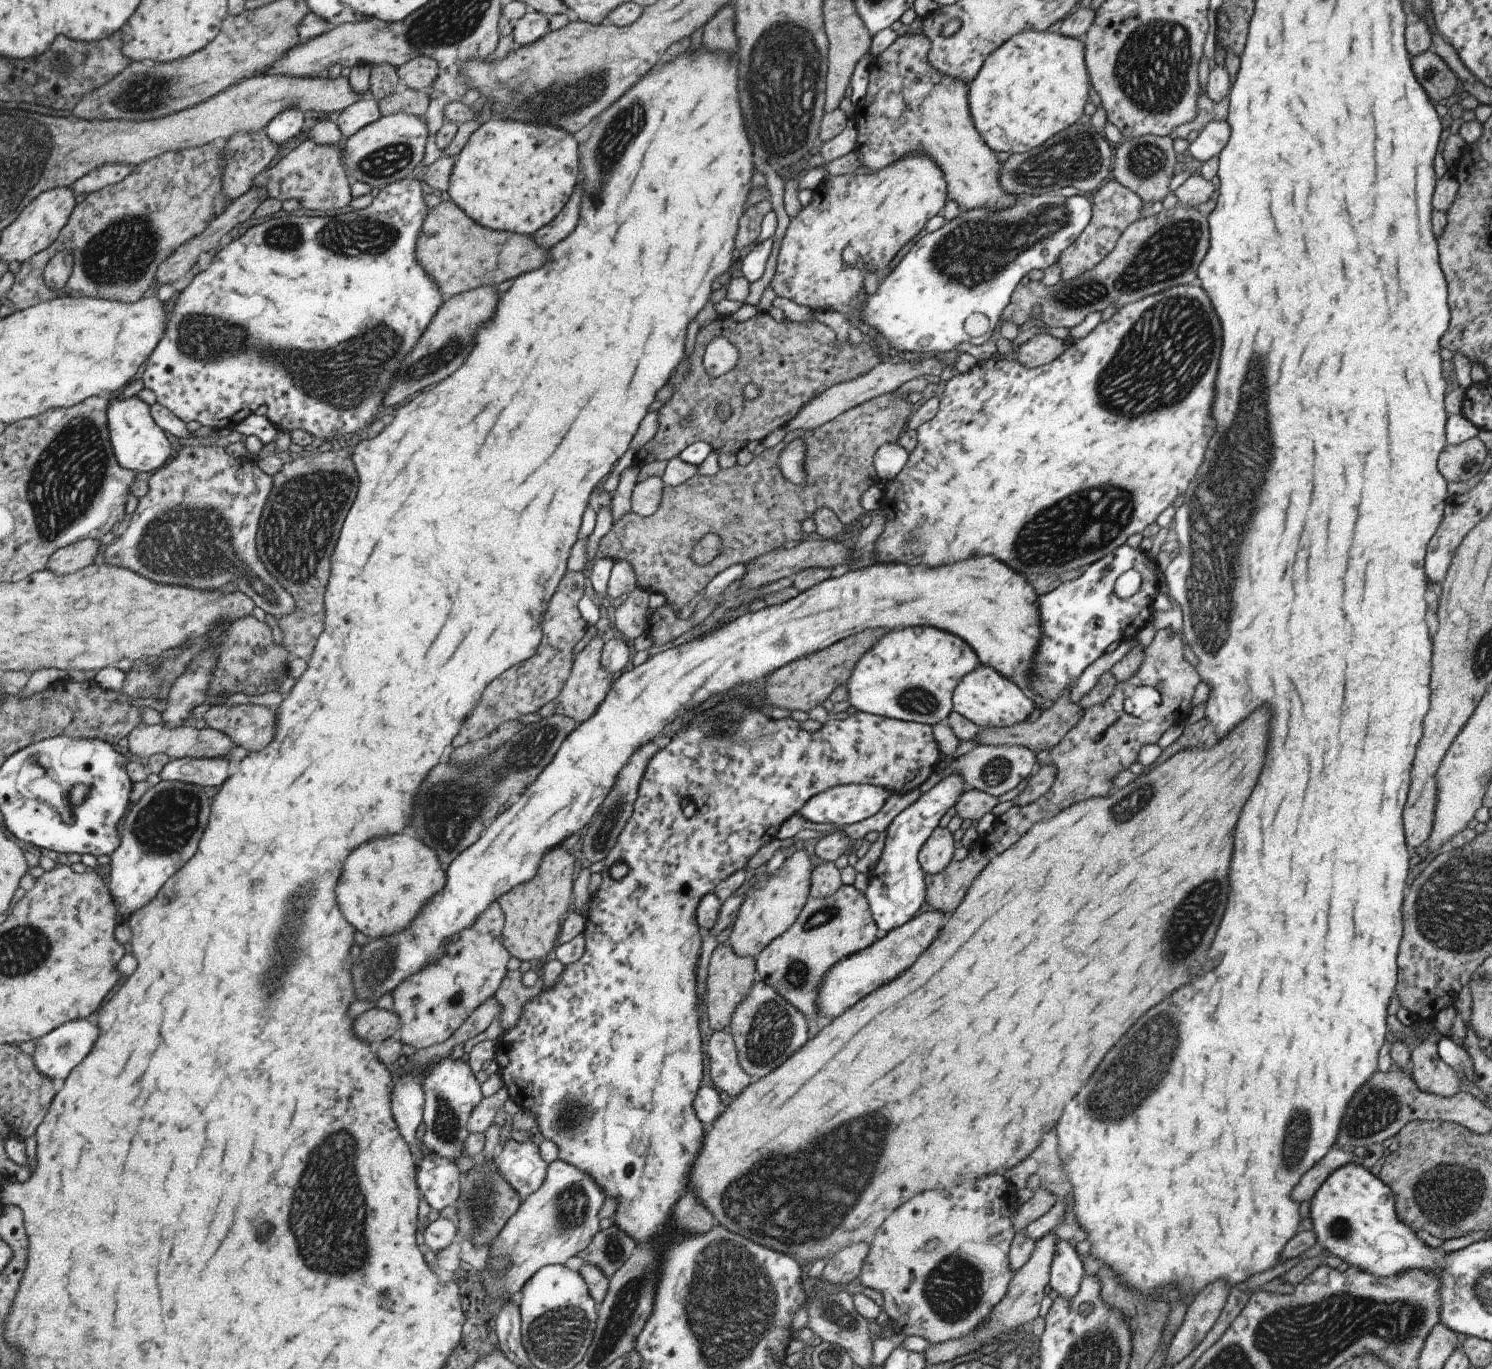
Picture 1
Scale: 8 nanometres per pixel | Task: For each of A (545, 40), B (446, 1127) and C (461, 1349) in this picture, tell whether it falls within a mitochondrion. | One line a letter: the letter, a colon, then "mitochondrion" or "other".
A: other
B: mitochondrion
C: other

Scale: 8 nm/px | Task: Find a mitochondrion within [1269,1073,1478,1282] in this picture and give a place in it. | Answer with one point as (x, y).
(1376, 1109)

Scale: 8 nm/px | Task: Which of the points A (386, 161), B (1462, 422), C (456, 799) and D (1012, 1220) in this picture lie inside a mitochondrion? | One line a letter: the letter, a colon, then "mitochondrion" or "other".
A: mitochondrion
B: other
C: mitochondrion
D: other

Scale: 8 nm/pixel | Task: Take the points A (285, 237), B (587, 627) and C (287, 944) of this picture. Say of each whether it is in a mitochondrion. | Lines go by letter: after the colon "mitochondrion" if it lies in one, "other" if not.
A: mitochondrion
B: other
C: mitochondrion

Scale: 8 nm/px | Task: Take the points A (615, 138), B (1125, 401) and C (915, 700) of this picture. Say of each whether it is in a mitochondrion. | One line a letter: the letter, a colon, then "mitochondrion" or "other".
A: mitochondrion
B: mitochondrion
C: mitochondrion

